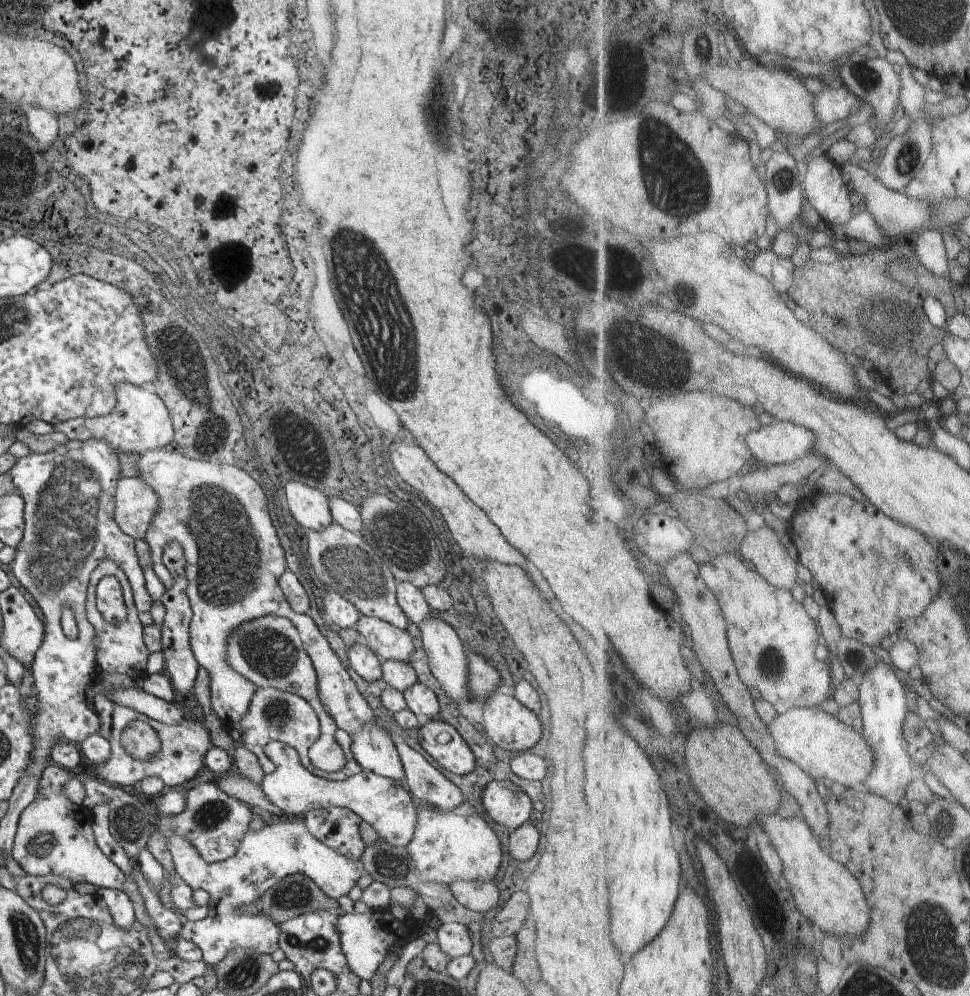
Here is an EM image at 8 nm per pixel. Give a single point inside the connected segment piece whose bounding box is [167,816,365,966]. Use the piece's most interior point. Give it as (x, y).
(264, 857)

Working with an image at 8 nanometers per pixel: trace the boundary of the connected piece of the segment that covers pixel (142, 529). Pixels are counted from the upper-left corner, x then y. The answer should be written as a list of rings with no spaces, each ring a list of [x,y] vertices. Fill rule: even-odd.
[[[121,477],[114,494],[114,520],[128,536],[144,539],[158,510],[156,492],[138,477]]]

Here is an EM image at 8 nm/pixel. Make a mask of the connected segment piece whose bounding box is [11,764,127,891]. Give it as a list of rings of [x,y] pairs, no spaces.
[[[60,765],[45,767],[36,798],[20,814],[11,856],[28,875],[39,877],[55,874],[71,880],[73,885],[88,883],[122,891],[127,876],[96,844],[92,828],[94,813],[62,796],[62,784],[66,784],[70,778],[69,769]]]

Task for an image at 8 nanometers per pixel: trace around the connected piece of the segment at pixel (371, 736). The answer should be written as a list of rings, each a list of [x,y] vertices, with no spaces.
[[[380,719],[366,722],[360,732],[352,734],[353,759],[362,770],[374,772],[387,780],[404,781],[404,769],[387,725]]]

